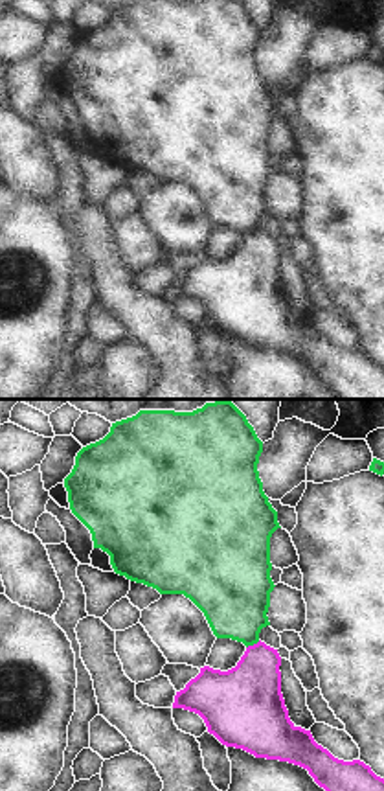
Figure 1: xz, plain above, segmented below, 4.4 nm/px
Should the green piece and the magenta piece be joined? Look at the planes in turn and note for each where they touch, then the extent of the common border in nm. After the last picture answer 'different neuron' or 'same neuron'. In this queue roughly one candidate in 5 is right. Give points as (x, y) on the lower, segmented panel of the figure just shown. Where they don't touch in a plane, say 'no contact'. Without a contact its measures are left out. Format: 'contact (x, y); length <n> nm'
contact (252, 644); length 70 nm

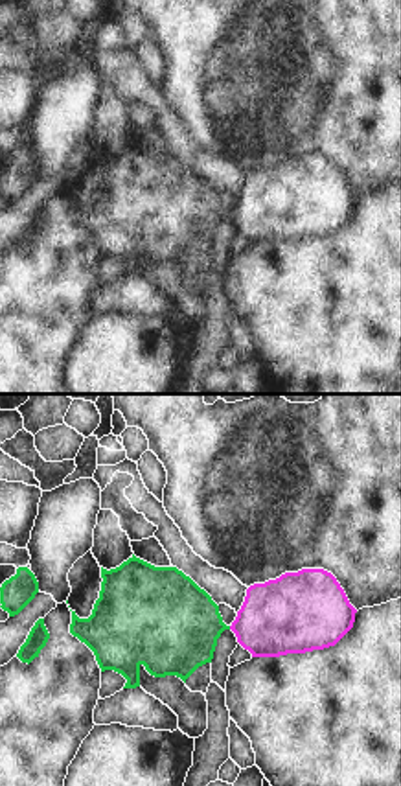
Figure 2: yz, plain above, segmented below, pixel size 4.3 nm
no contact

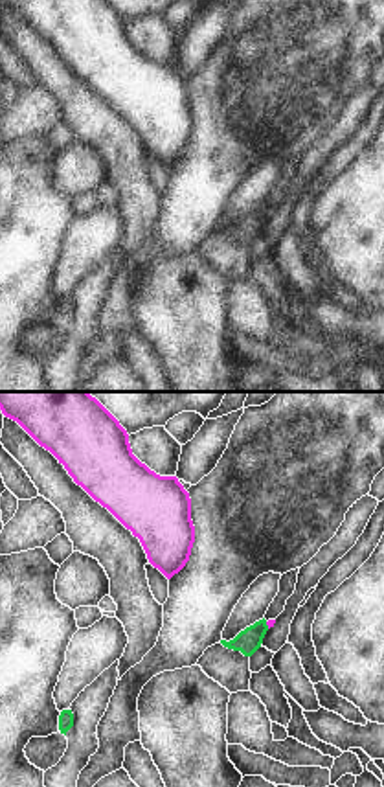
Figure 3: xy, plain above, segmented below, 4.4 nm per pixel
contact (267, 626); length 40 nm

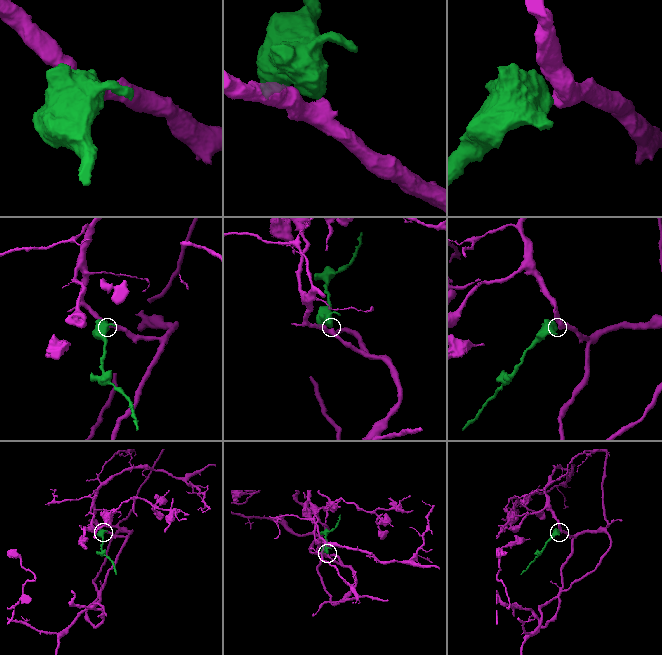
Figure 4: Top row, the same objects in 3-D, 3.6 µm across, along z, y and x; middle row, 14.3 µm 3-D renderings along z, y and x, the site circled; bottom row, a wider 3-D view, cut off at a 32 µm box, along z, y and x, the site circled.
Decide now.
different neuron

